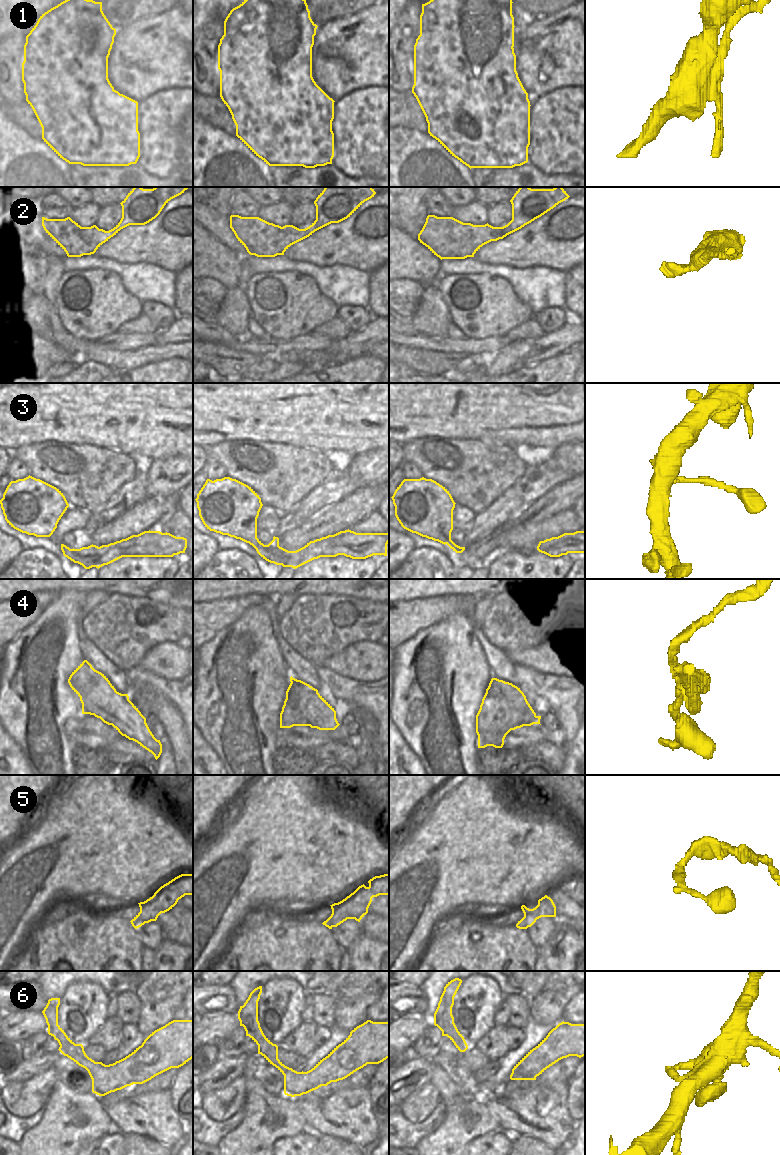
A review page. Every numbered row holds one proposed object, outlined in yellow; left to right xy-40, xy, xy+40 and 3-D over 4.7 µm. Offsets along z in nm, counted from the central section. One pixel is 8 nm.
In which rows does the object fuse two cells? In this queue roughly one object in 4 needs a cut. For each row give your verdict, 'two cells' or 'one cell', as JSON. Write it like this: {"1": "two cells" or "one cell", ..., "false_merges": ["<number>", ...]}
{"1": "two cells", "2": "one cell", "3": "one cell", "4": "two cells", "5": "one cell", "6": "one cell", "false_merges": ["1", "4"]}

